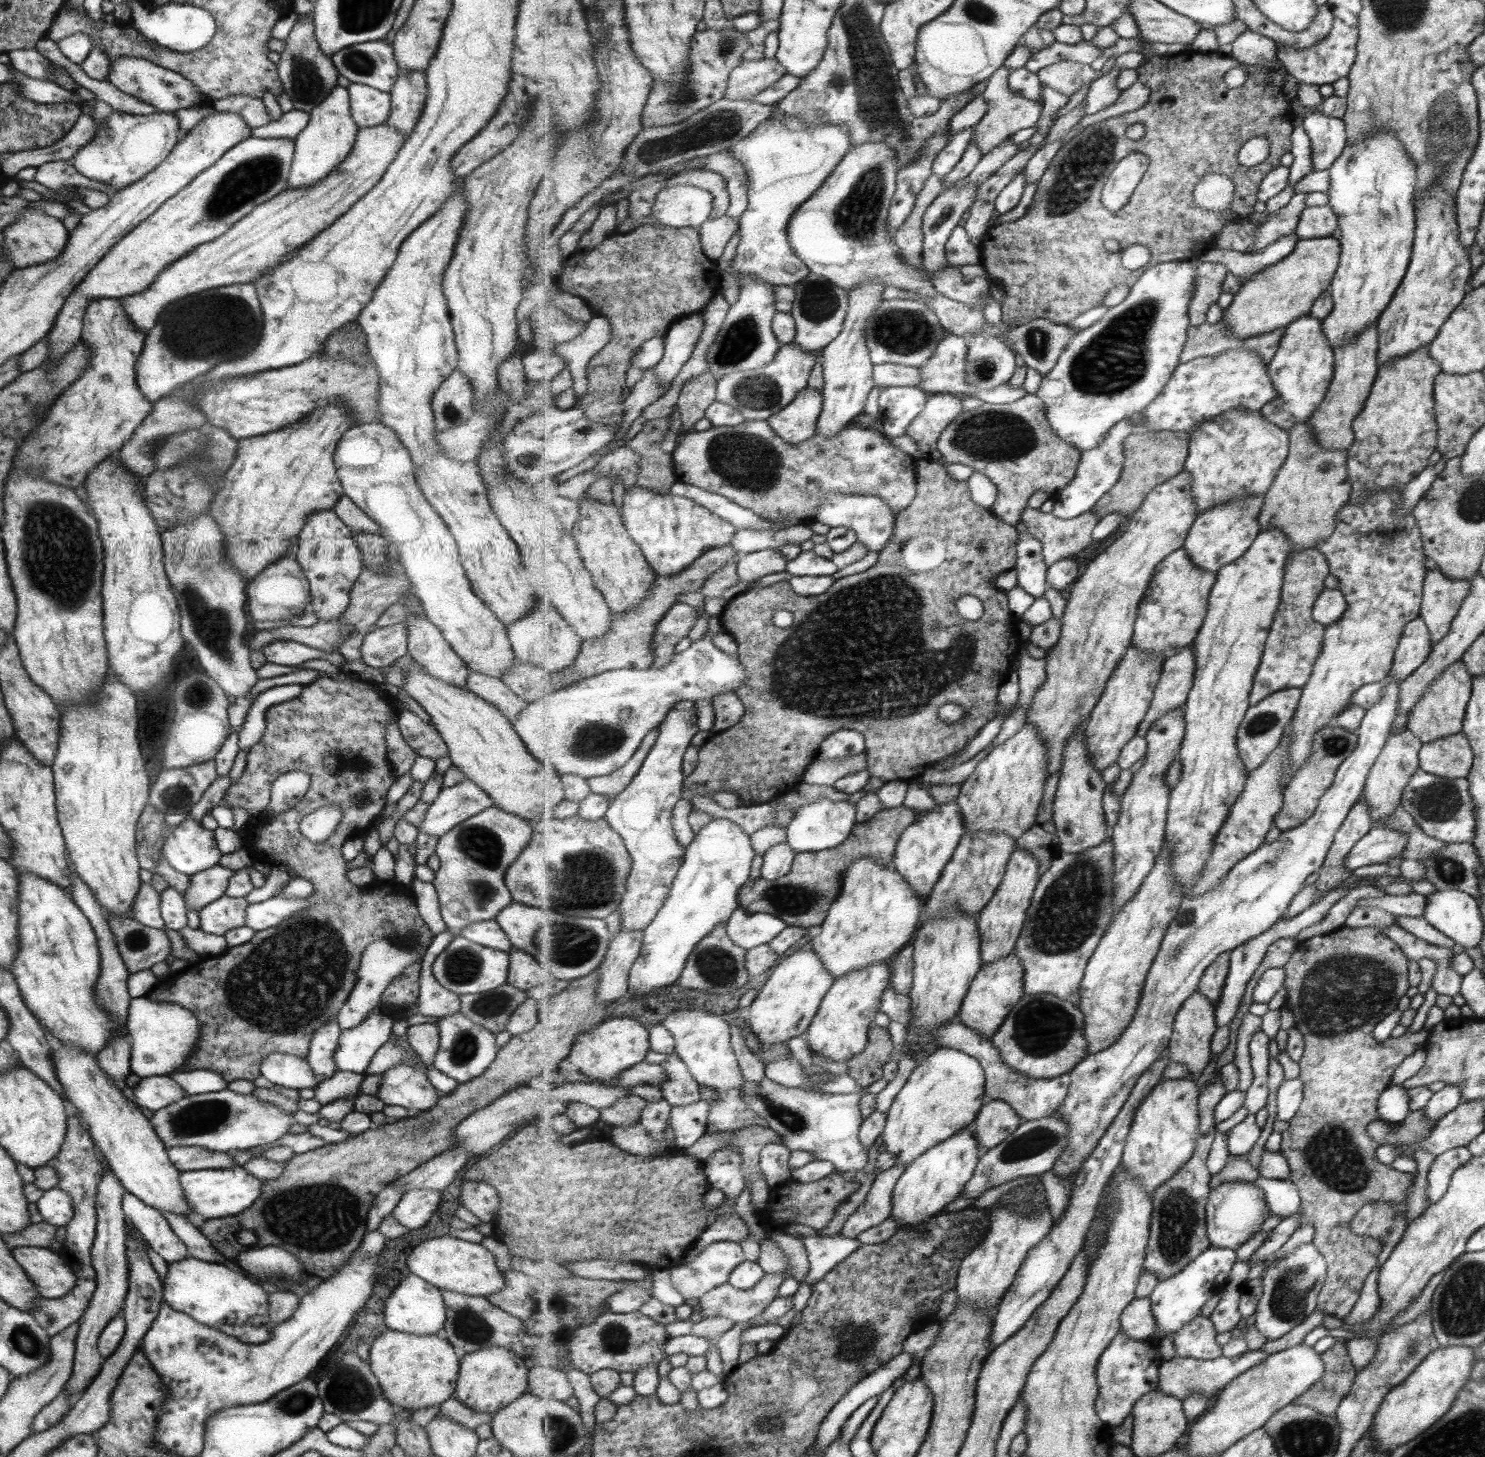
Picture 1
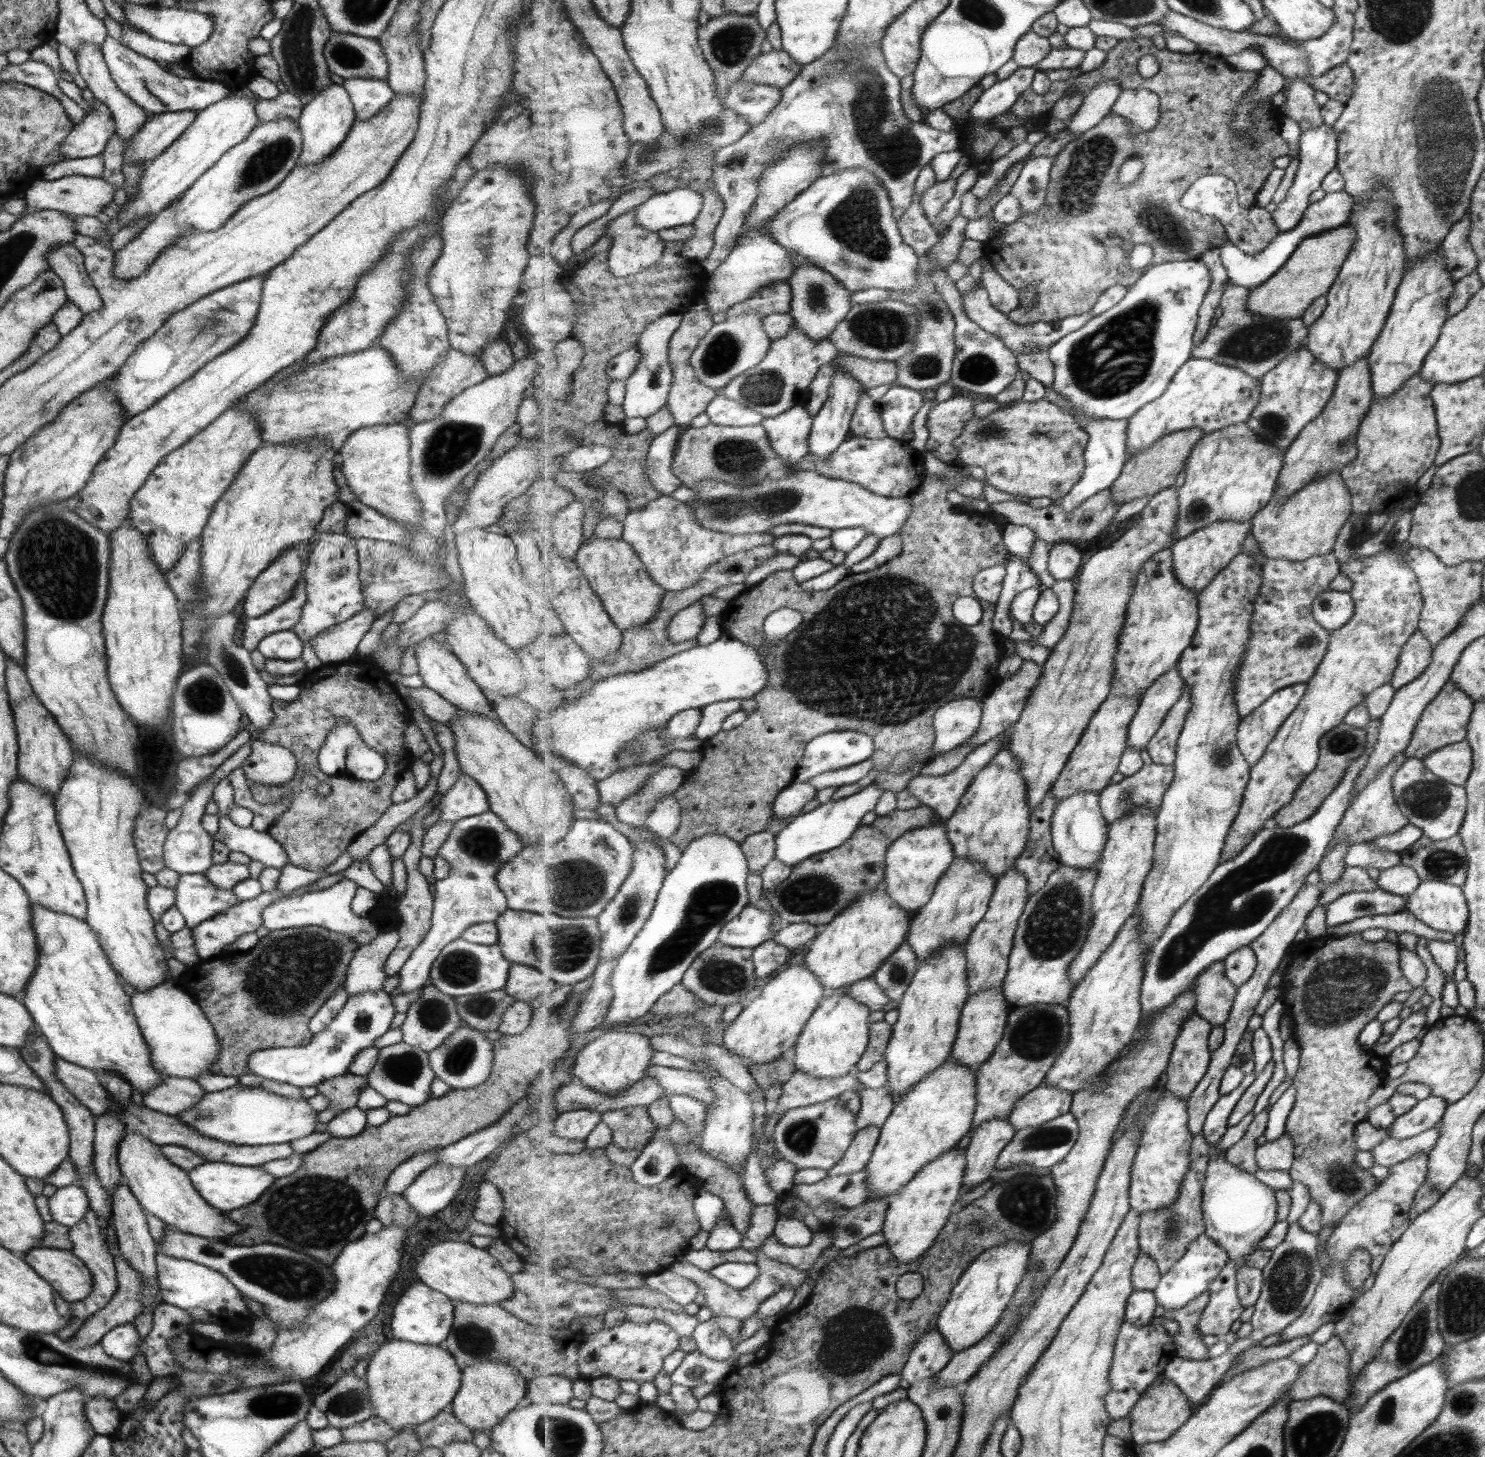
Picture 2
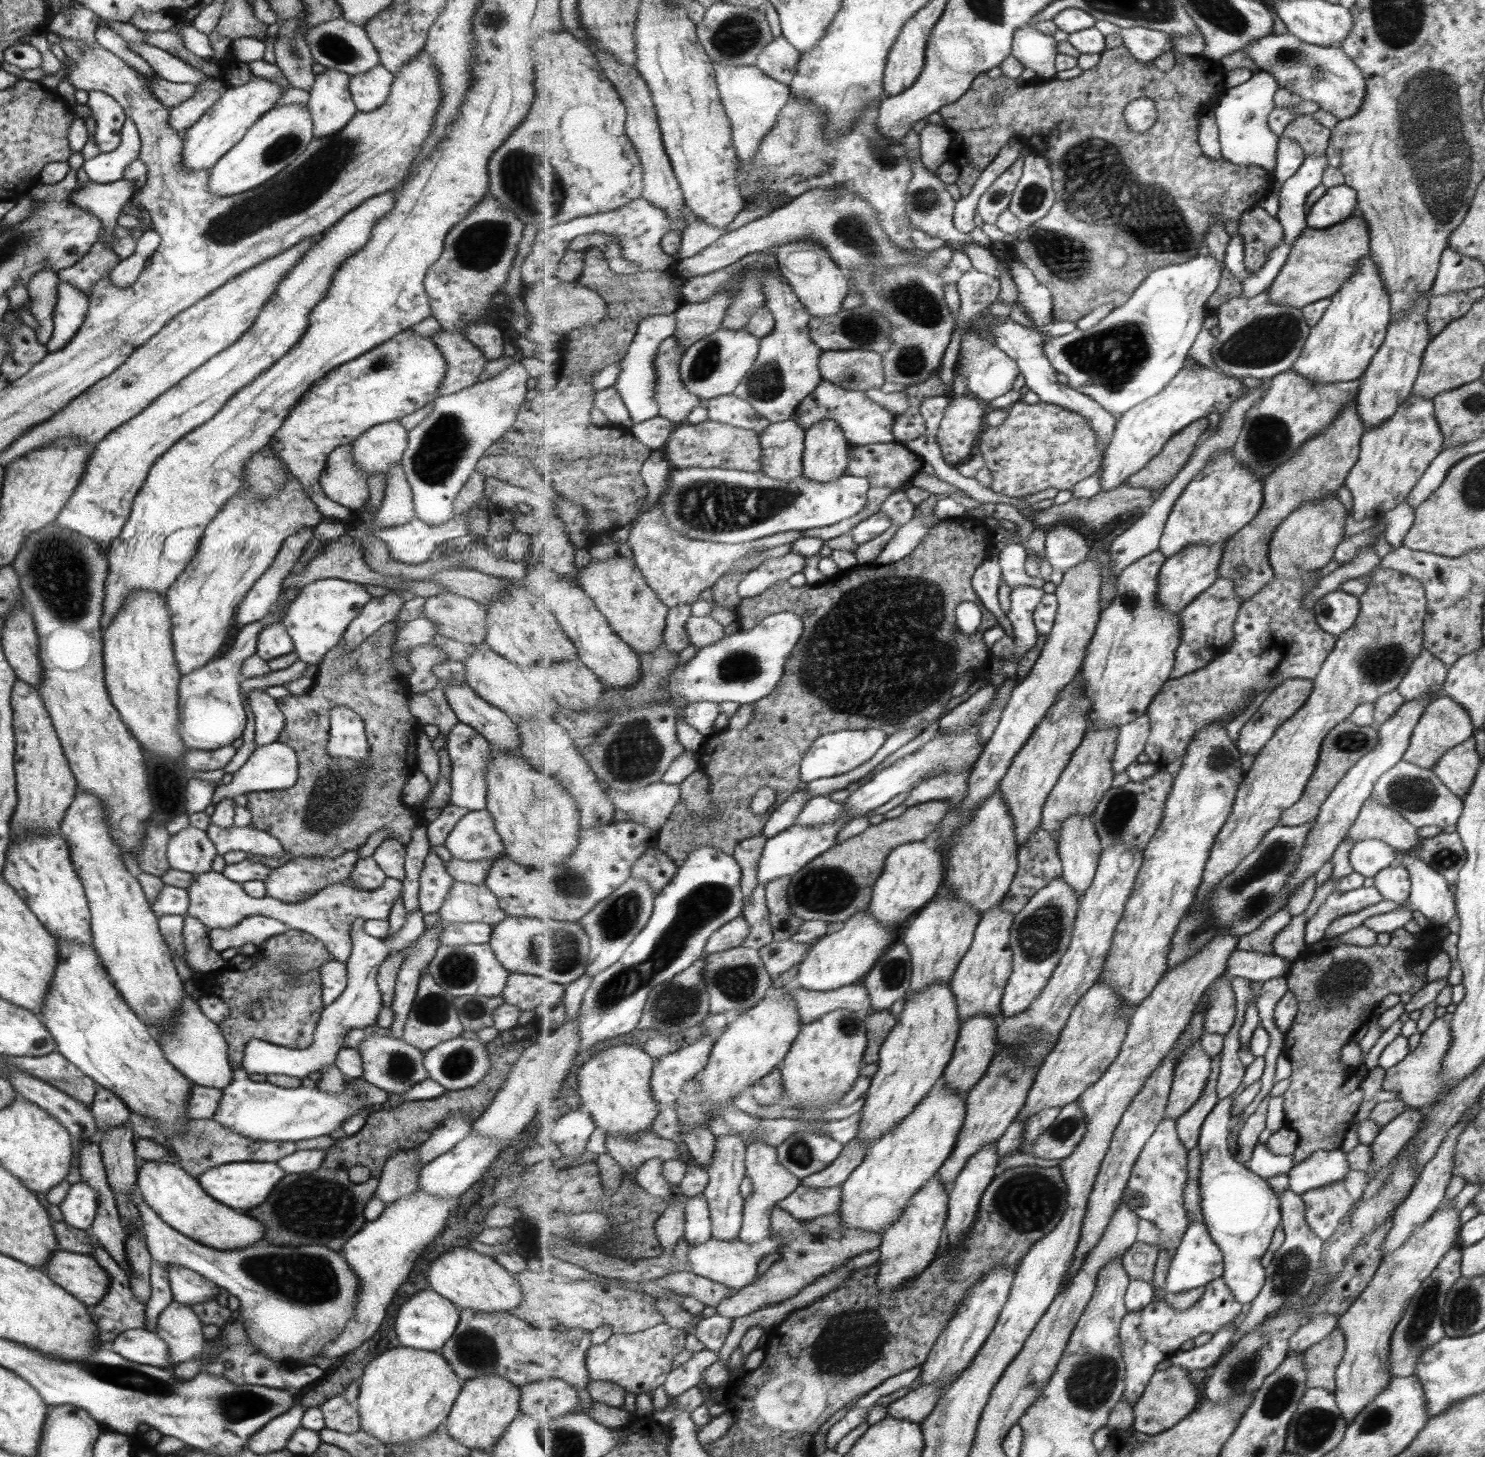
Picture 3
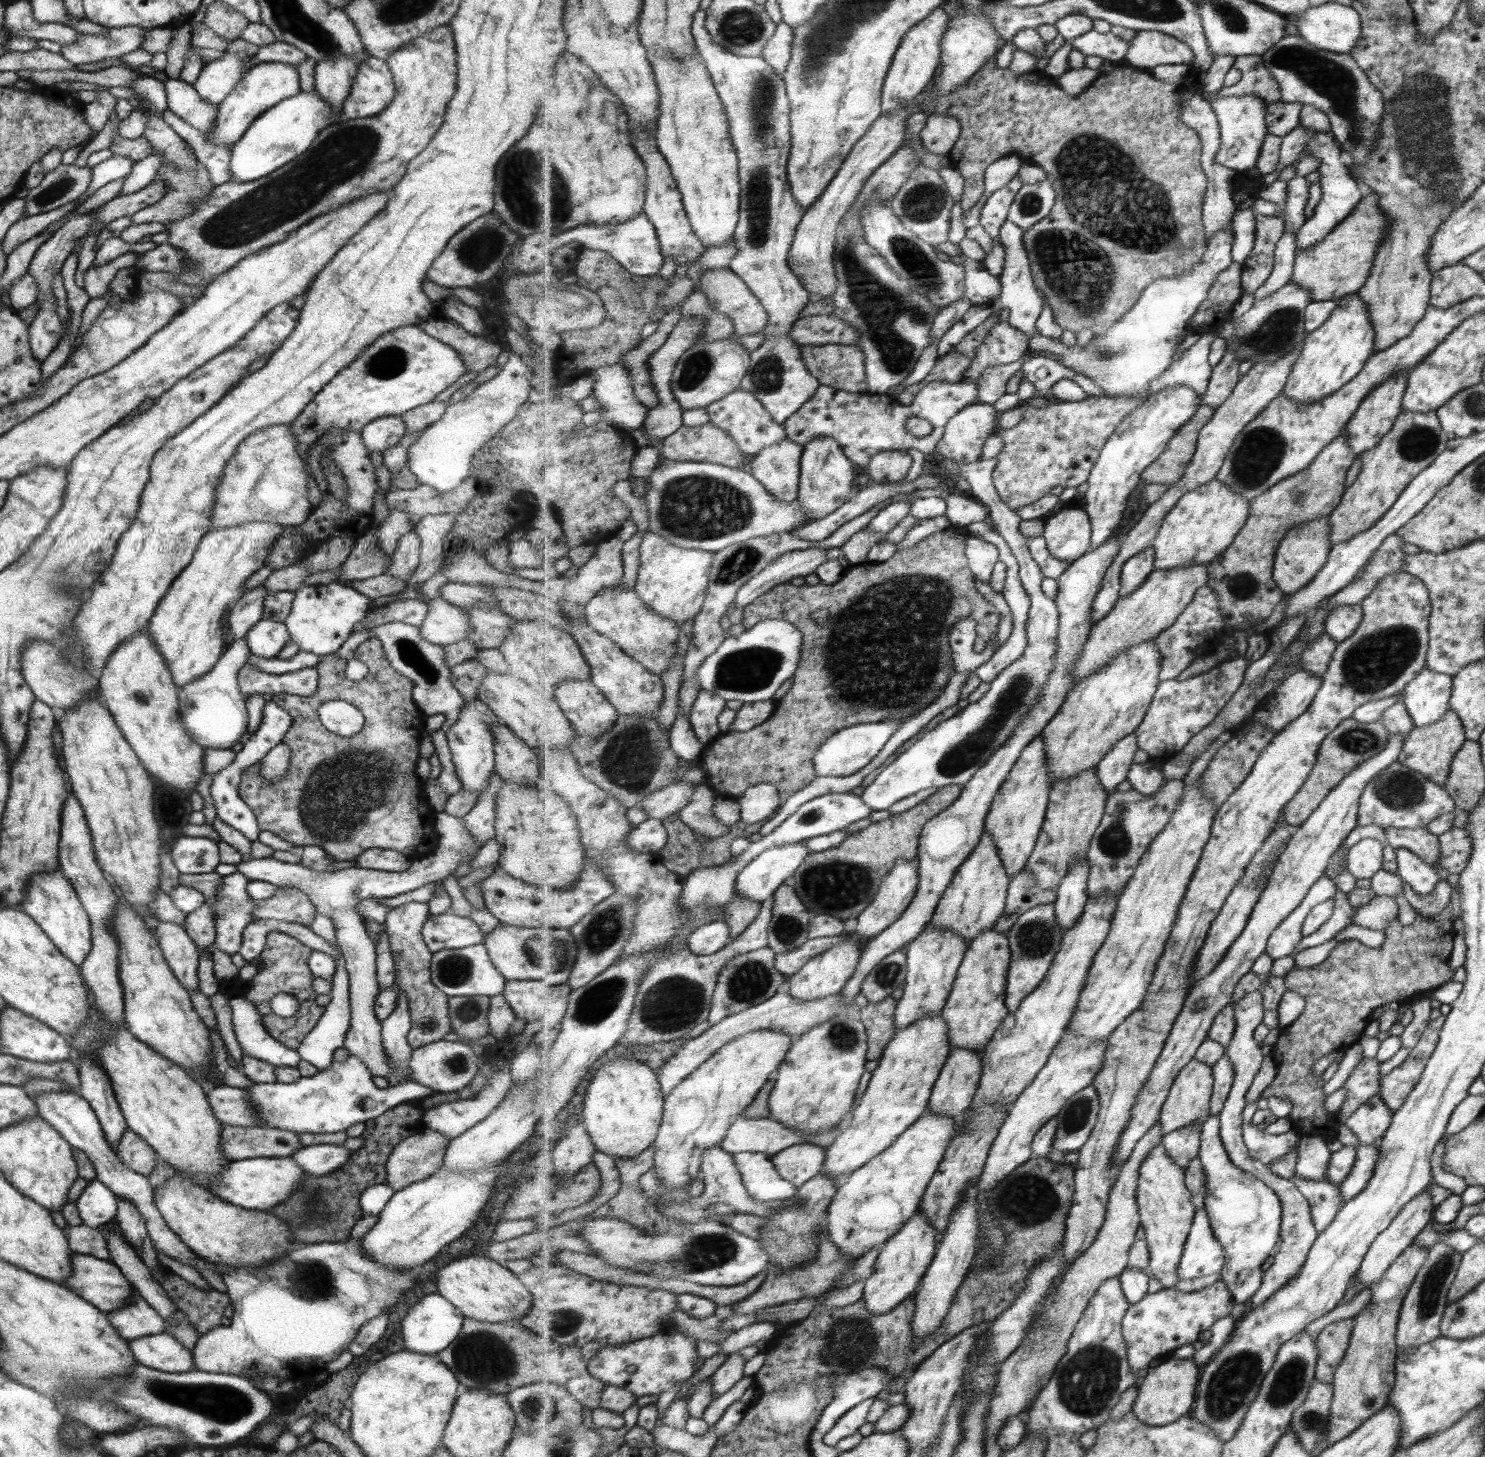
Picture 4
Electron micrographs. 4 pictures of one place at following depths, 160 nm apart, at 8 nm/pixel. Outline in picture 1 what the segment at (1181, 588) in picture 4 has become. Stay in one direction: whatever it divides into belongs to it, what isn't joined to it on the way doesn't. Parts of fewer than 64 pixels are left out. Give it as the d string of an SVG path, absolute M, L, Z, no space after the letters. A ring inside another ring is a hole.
M1265 494L1261 496L1244 496L1238 500L1224 502L1199 513L1186 538L1185 548L1190 557L1201 570L1217 572L1225 565L1241 558L1254 544L1258 534L1262 532L1259 515L1266 504Z

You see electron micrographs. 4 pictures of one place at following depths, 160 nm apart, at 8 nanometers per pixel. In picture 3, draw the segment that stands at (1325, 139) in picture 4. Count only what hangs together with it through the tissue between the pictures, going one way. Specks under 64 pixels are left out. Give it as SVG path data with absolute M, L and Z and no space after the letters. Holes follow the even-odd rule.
M1331 186L1327 193L1308 211L1307 224L1318 230L1343 222L1357 208L1357 196L1349 186Z

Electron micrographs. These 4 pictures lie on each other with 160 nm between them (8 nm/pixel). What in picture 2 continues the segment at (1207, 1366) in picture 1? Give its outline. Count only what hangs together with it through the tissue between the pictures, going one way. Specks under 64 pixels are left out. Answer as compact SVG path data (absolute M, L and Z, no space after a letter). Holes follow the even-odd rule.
M1301 1336L1290 1341L1285 1341L1283 1344L1277 1344L1270 1347L1261 1345L1252 1346L1244 1350L1239 1357L1232 1363L1232 1368L1228 1370L1225 1378L1233 1378L1233 1376L1254 1369L1258 1366L1263 1366L1266 1362L1279 1360L1289 1357L1295 1350L1299 1350L1302 1346L1311 1342L1310 1336Z

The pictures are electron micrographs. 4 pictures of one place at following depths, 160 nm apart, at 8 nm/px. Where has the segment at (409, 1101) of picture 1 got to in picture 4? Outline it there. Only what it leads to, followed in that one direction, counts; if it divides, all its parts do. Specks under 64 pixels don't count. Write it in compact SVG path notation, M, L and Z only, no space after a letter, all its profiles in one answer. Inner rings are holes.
M445 811L434 813L434 831L438 840L434 851L423 859L412 859L407 870L401 872L369 870L354 865L337 871L317 872L301 863L279 862L271 857L251 858L235 864L236 871L249 881L266 882L276 887L290 886L300 890L309 899L316 913L331 918L331 923L335 927L336 946L342 954L348 976L350 1021L349 1028L345 1031L342 1047L349 1055L363 1061L372 1076L386 1078L390 1075L392 1068L388 1066L388 1058L382 1050L380 1022L374 1015L374 998L380 989L376 979L376 952L372 940L360 925L359 916L354 908L364 898L397 896L397 894L411 892L431 882L443 880L450 872L454 872L464 858L469 858L470 861L476 855L478 848L474 845L472 836L468 835L464 829L462 817L451 816Z

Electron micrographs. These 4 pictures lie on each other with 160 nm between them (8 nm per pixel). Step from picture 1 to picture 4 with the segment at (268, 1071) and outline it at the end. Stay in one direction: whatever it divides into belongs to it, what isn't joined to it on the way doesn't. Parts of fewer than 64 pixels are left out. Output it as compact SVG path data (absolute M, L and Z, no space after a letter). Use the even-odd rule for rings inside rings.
M231 993L228 994L228 1007L231 1011L232 1031L243 1053L247 1054L248 1057L268 1062L269 1065L274 1067L297 1067L297 1062L300 1060L297 1051L287 1048L264 1029L260 1014L252 1002L249 1002L245 997L241 997L241 994Z

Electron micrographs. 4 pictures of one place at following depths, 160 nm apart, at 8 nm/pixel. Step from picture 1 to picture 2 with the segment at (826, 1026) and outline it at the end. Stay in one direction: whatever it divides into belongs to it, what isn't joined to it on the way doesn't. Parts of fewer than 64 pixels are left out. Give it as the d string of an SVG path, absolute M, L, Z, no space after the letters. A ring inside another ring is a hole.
M849 987L833 989L807 1021L791 1053L797 1071L819 1078L841 1078L851 1073L866 1053L870 1045L872 1010L850 996Z

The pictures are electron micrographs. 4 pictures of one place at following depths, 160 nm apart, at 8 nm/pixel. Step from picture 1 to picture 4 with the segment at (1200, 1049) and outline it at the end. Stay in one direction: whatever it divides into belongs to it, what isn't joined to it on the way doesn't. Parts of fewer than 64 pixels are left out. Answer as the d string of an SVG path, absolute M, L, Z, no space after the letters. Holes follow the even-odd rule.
M1193 1060L1178 1074L1169 1096L1162 1108L1160 1126L1164 1135L1191 1126L1205 1123L1210 1118L1210 1104L1214 1093L1214 1067L1205 1062Z

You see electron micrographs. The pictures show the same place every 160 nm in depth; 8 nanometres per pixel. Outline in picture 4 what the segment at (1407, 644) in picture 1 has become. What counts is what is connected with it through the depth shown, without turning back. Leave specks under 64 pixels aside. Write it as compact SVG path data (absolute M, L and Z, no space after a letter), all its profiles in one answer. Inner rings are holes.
M1423 666L1401 691L1401 702L1415 727L1431 725L1448 708L1451 676L1438 674Z

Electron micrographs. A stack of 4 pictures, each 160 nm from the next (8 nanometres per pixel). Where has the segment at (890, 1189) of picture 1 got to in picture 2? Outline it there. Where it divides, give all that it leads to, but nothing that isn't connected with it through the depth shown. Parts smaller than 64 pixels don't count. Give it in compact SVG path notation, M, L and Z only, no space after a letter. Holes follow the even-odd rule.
M879 1197L877 1201L867 1200L863 1205L853 1207L850 1213L845 1213L832 1230L832 1246L846 1249L882 1232L891 1200L890 1197Z

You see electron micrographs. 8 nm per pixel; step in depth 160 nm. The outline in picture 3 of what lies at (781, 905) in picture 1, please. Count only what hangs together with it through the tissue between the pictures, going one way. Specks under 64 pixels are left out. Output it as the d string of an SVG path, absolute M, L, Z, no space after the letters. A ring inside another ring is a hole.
M940 800L913 805L901 816L885 819L871 825L865 832L833 845L792 876L788 895L793 914L804 922L821 920L845 924L853 916L868 910L874 896L875 883L882 876L891 851L908 842L928 840L935 834L951 807L950 802Z

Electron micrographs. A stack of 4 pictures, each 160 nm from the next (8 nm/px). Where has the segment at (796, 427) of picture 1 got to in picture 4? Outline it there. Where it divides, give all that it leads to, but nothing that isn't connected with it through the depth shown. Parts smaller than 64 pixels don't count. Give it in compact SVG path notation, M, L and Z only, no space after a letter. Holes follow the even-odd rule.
M789 438L763 449L752 462L752 473L779 500L793 502L799 496L802 454L805 446Z

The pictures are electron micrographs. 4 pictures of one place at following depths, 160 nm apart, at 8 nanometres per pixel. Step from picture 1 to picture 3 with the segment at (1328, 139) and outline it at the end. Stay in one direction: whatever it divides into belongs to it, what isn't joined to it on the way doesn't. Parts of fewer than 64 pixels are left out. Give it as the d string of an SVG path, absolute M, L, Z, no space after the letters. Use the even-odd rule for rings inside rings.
M1326 152L1323 156L1306 156L1299 171L1283 183L1283 190L1279 194L1280 210L1277 212L1277 218L1284 229L1285 243L1294 245L1307 229L1307 200L1311 192L1323 183L1323 176L1329 166L1331 165Z

